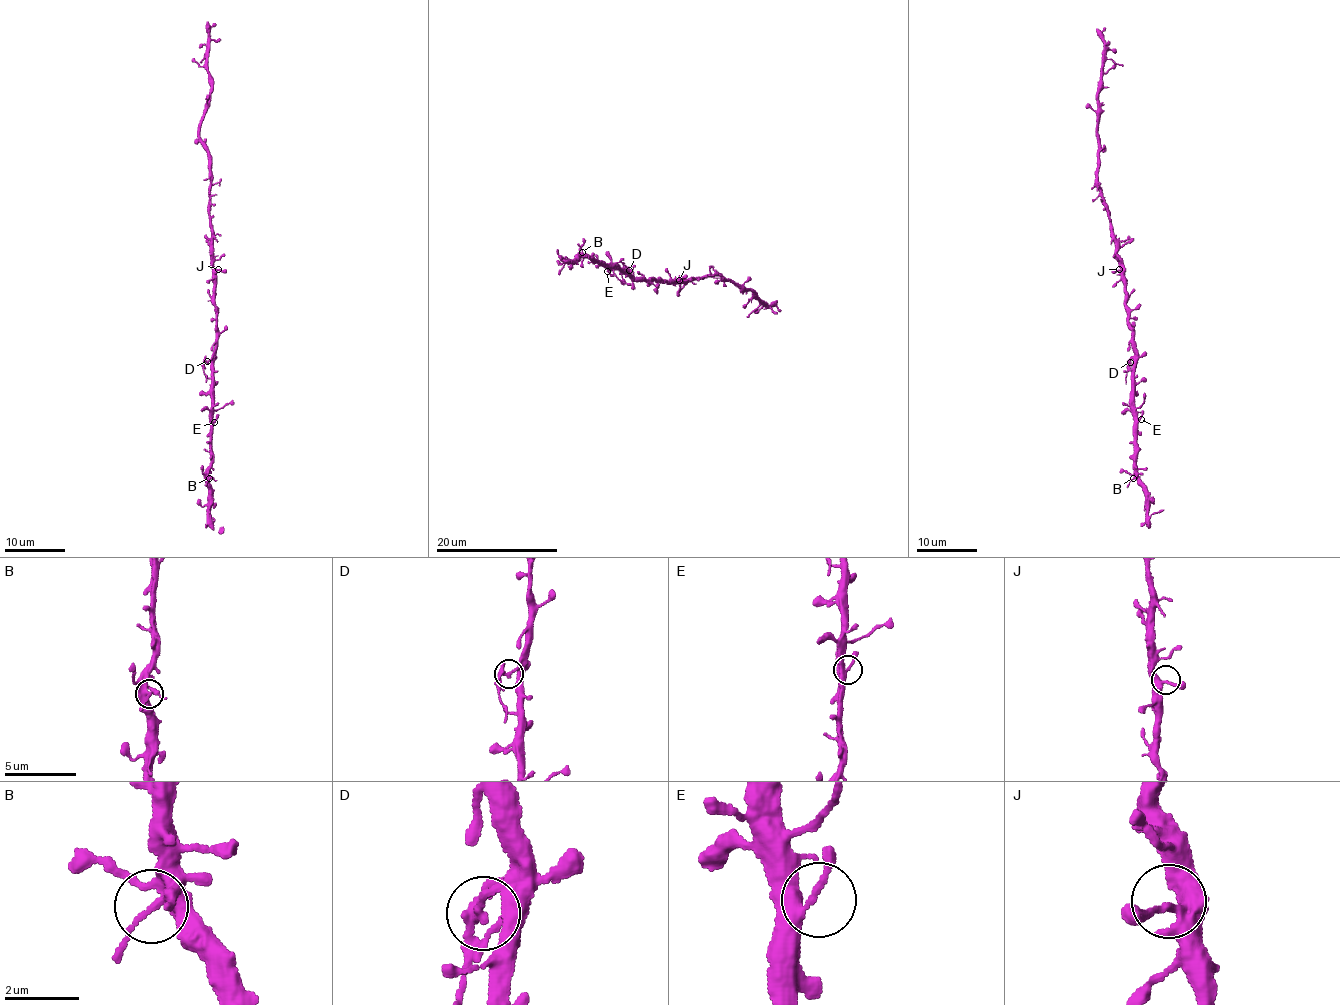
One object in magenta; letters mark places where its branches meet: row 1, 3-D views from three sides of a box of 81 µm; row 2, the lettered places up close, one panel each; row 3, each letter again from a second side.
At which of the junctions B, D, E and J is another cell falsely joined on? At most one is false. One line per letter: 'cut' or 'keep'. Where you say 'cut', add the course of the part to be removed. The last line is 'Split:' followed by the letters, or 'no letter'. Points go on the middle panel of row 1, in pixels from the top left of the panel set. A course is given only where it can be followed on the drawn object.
B: keep
D: cut
E: keep
J: keep
Split: D

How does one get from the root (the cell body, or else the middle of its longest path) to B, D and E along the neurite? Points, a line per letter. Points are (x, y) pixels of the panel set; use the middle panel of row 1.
B: (671, 283), (659, 277), (655, 280), (635, 277), (582, 252)
D: (671, 283), (659, 277), (655, 280), (635, 277), (629, 270)
E: (671, 283), (659, 277), (655, 280), (635, 277), (610, 266), (607, 271)

